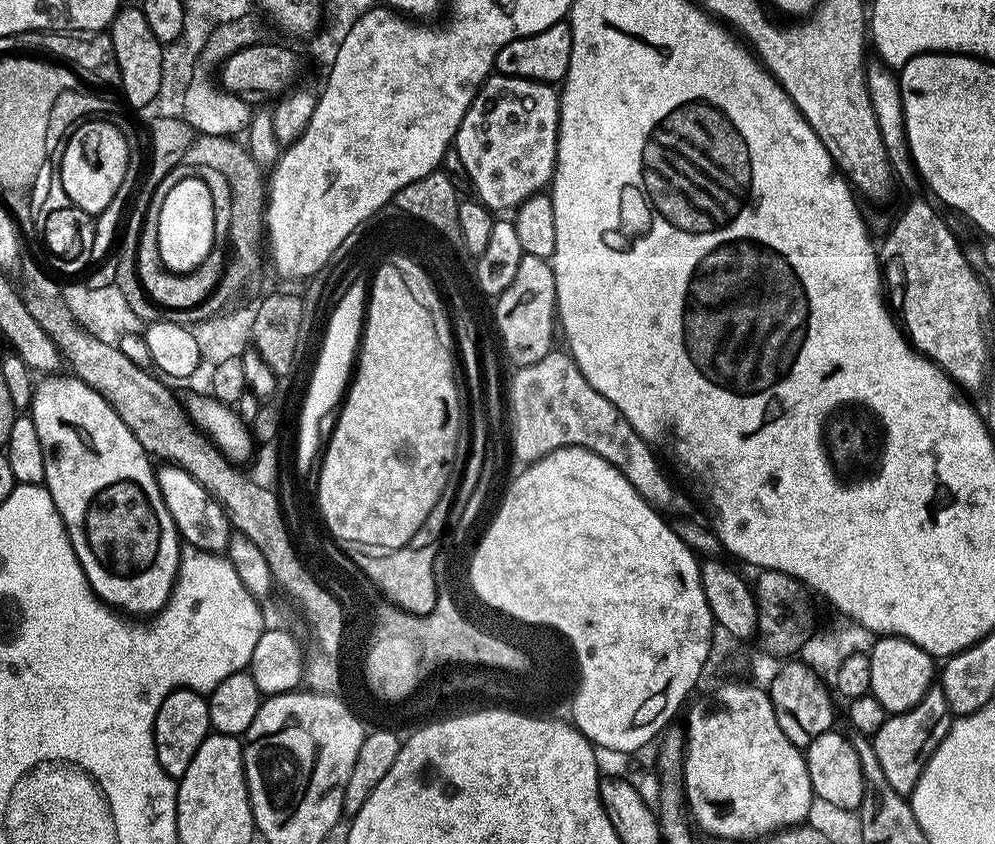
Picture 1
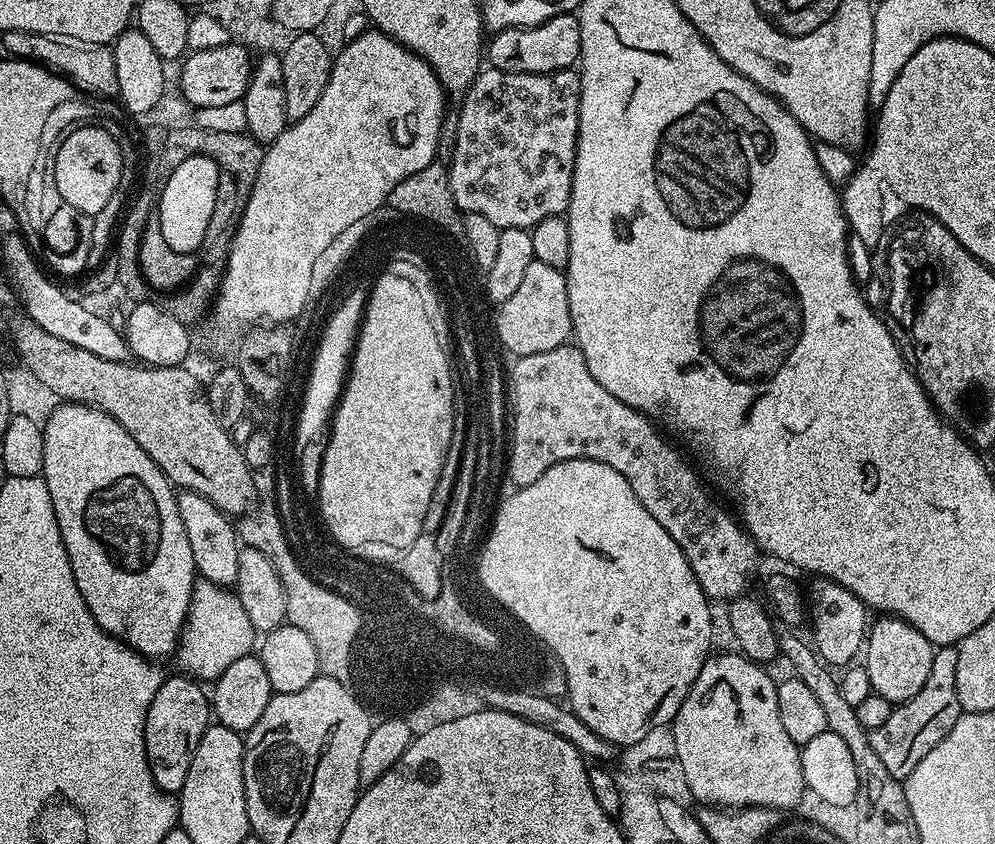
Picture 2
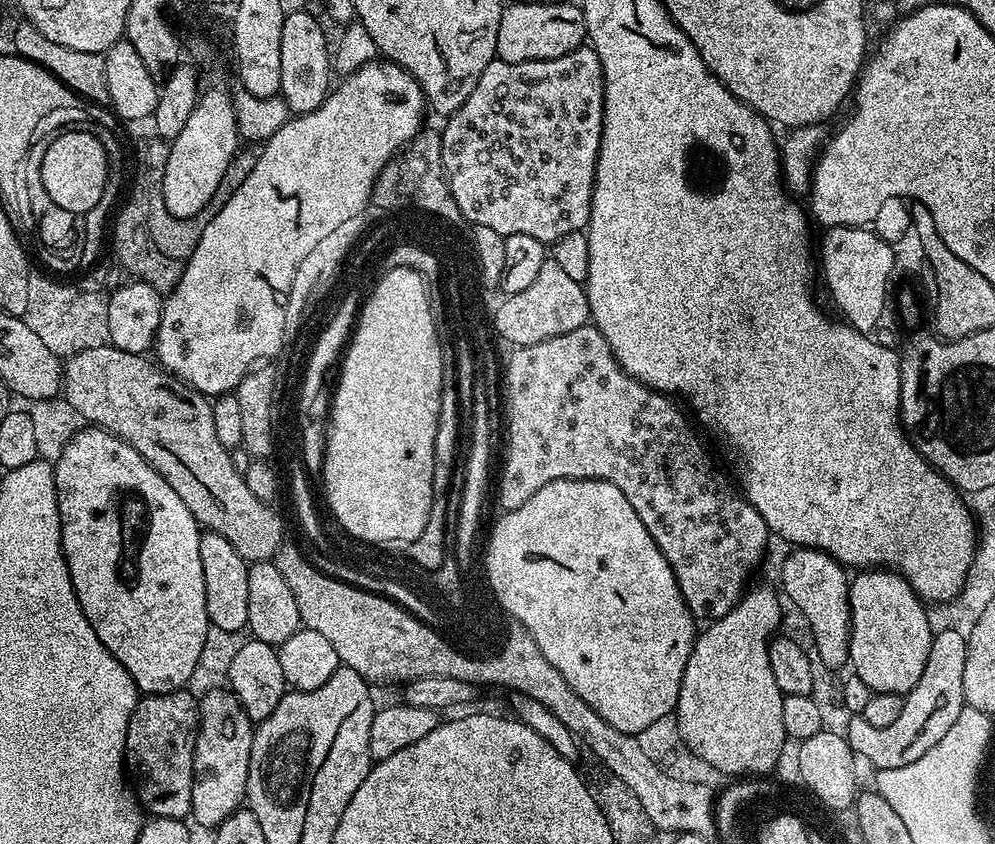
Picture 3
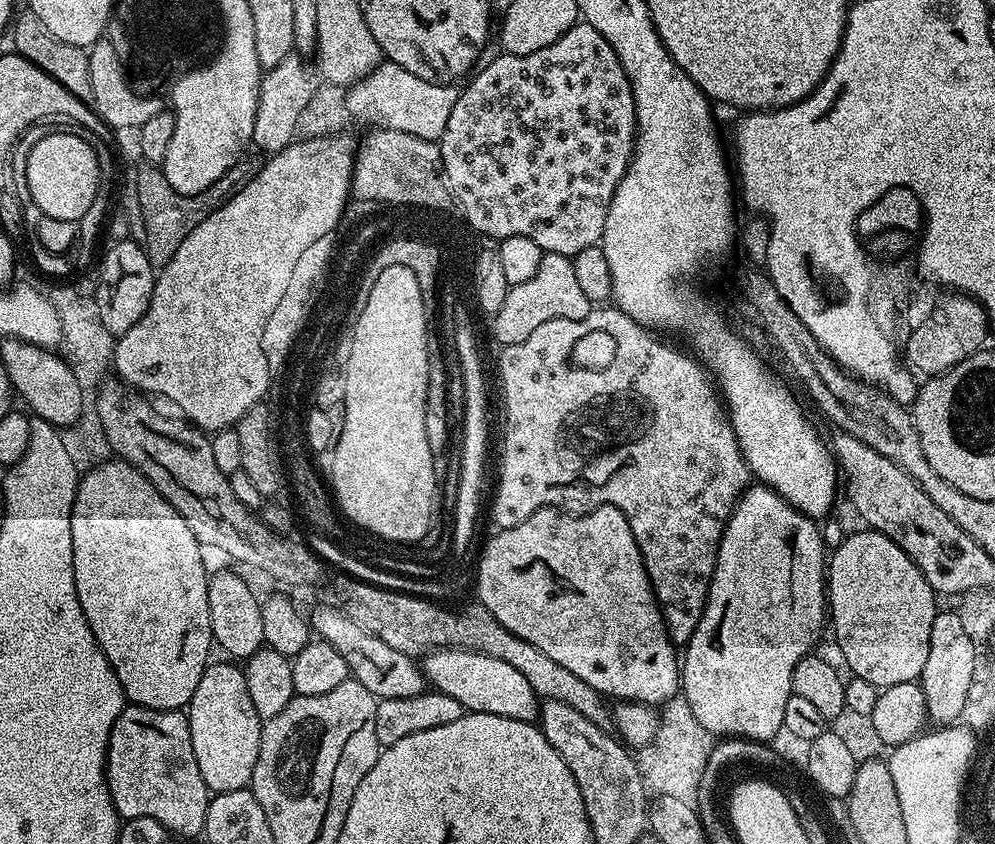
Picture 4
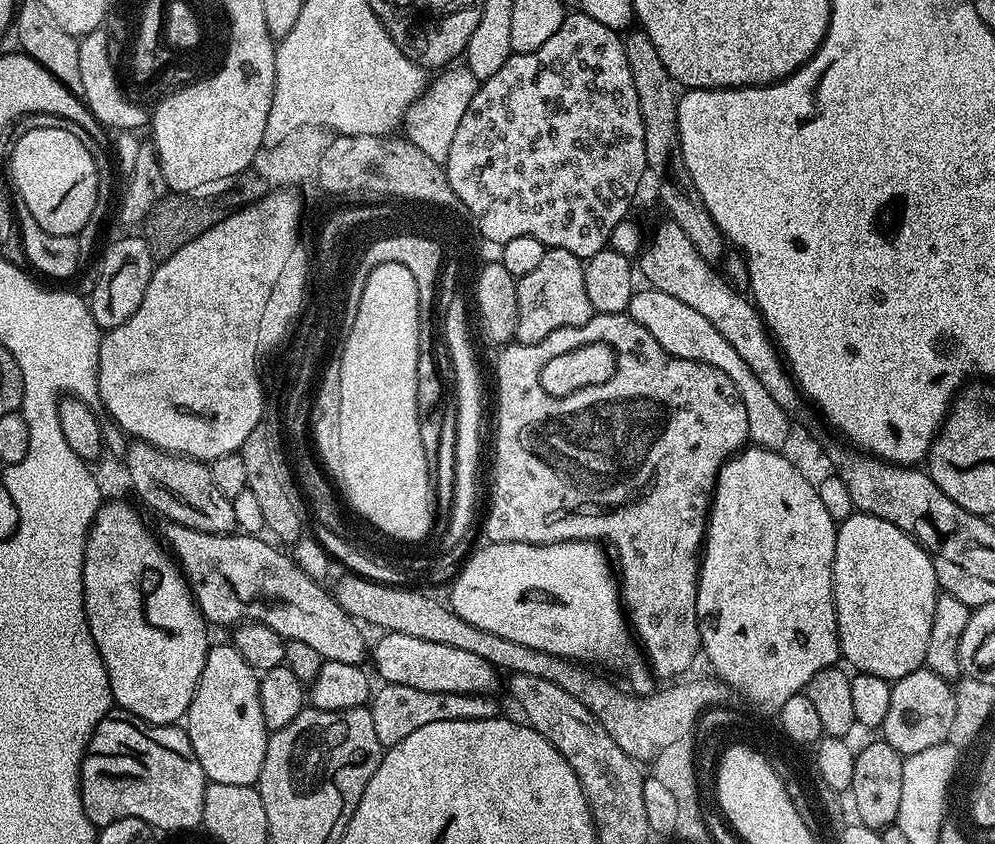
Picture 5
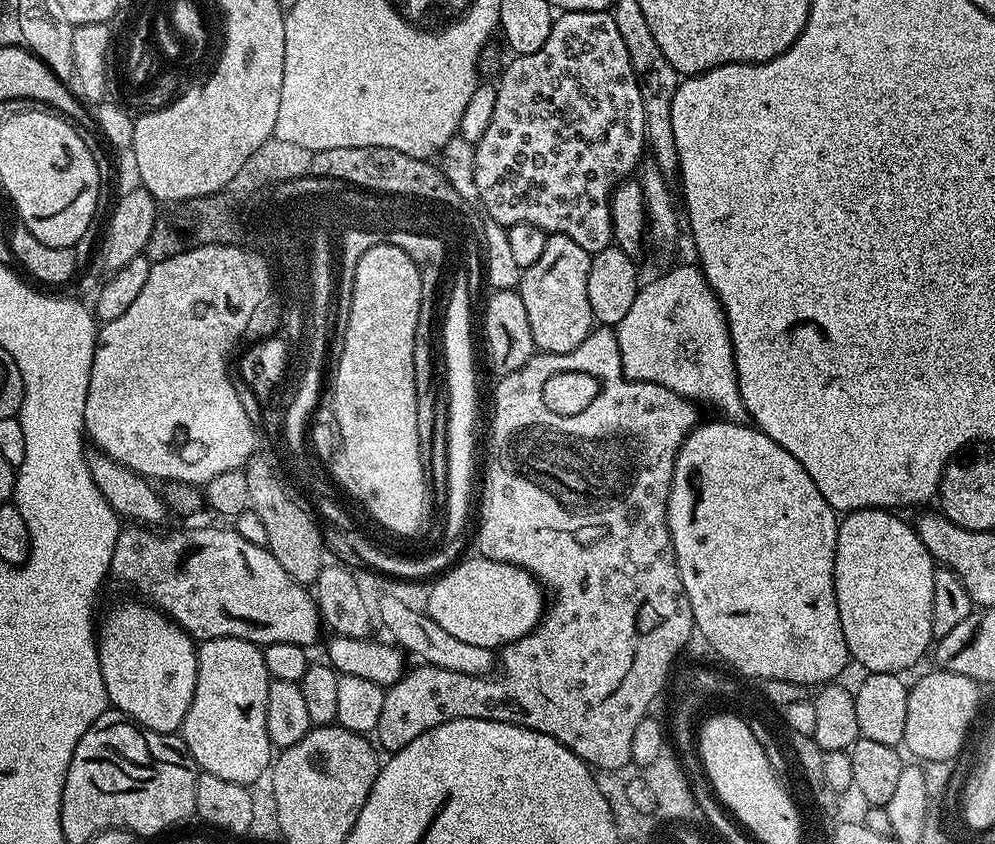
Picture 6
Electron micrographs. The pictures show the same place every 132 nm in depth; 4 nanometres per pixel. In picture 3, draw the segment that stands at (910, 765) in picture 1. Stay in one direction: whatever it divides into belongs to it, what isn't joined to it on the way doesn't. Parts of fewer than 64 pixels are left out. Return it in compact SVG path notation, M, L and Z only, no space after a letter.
M944 629L942 633L933 635L926 670L922 670L922 678L918 678L918 682L904 696L902 714L898 714L898 719L891 726L870 726L863 714L852 715L846 739L853 753L865 757L879 770L910 766L910 762L918 762L930 746L938 746L946 730L954 726L958 714L966 706L962 670L966 670L967 649L968 638L955 630Z

